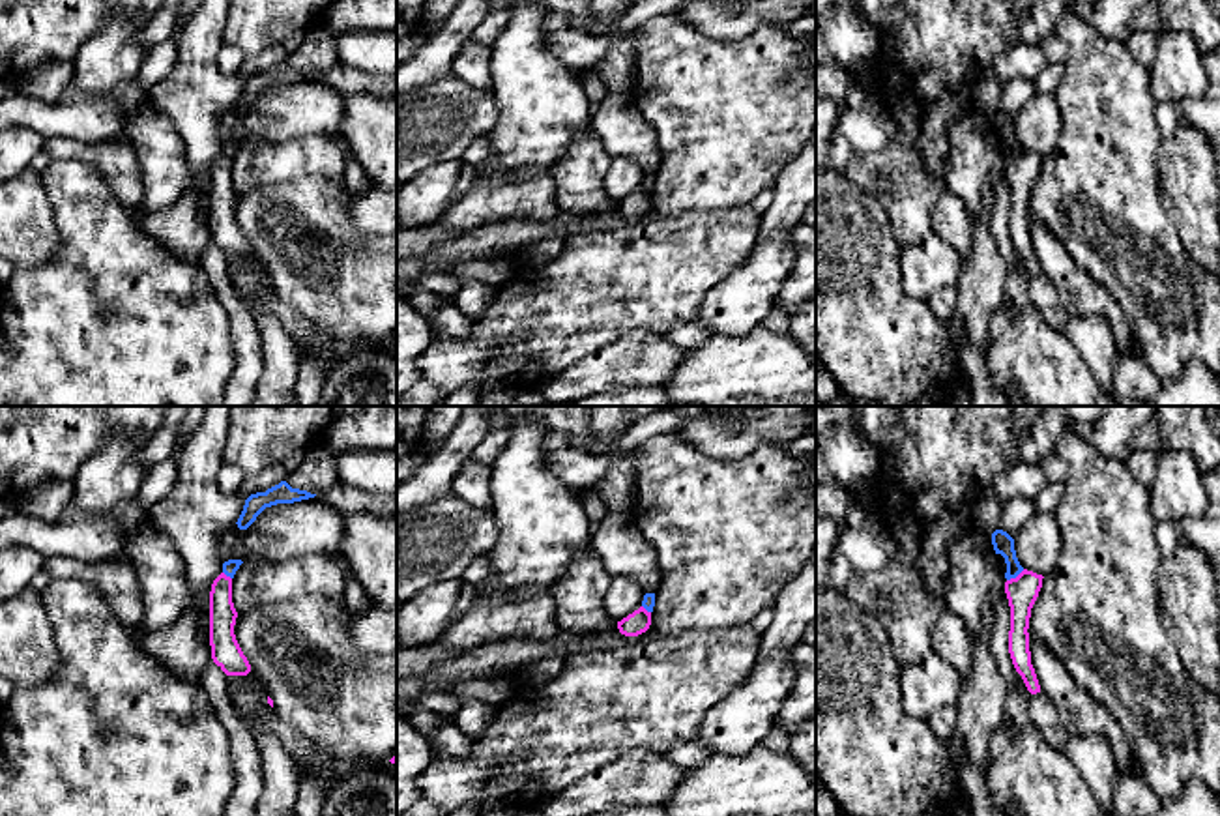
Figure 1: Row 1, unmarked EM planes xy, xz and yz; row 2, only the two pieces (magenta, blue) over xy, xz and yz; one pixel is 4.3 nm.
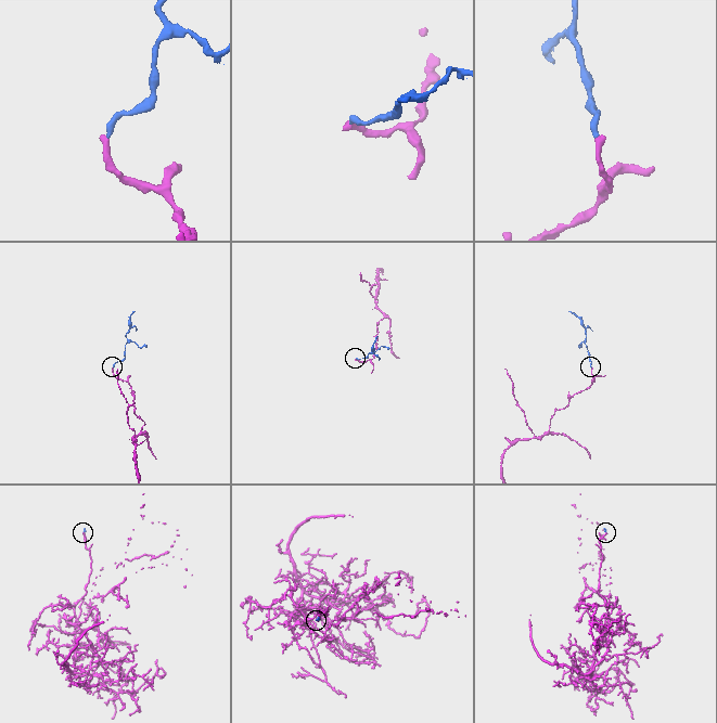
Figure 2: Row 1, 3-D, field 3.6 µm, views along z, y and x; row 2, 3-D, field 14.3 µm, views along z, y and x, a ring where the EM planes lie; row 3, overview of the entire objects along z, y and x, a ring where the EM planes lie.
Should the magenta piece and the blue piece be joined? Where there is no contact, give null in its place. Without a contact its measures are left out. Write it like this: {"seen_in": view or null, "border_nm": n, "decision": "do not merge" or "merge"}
{"seen_in": "yz", "border_nm": 90, "decision": "do not merge"}

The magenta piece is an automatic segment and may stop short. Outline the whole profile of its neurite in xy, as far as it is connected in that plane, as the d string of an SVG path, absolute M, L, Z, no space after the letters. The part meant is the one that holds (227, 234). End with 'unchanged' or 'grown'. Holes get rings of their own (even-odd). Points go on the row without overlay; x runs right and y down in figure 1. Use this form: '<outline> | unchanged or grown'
M221 153L210 172L210 226L213 243L226 256L247 256L251 245L243 236L236 215L238 193L232 183L232 159Z | unchanged

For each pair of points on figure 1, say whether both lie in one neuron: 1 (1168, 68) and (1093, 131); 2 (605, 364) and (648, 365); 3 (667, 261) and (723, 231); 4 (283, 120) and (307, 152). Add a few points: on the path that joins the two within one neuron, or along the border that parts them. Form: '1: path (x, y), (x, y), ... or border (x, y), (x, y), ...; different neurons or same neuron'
1: border (1147, 70), (1151, 98), (1157, 103); different neurons
2: path (616, 364), (637, 367); same neuron
3: path (680, 259), (710, 244); same neuron
4: border (332, 131), (305, 133), (283, 141), (253, 139); different neurons

